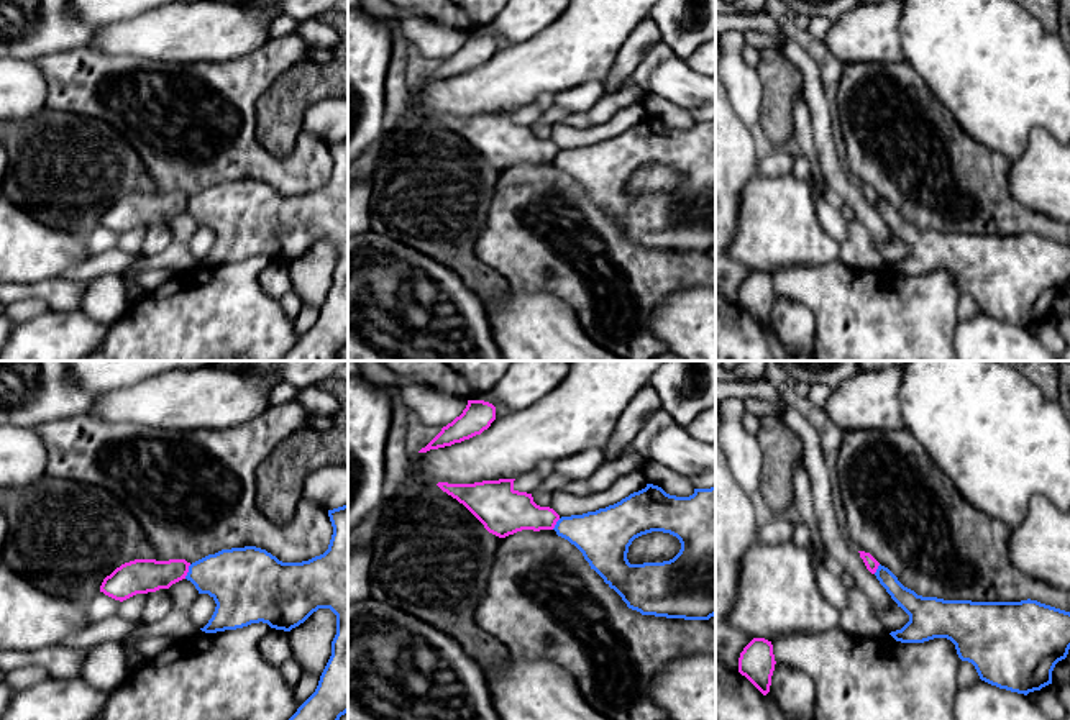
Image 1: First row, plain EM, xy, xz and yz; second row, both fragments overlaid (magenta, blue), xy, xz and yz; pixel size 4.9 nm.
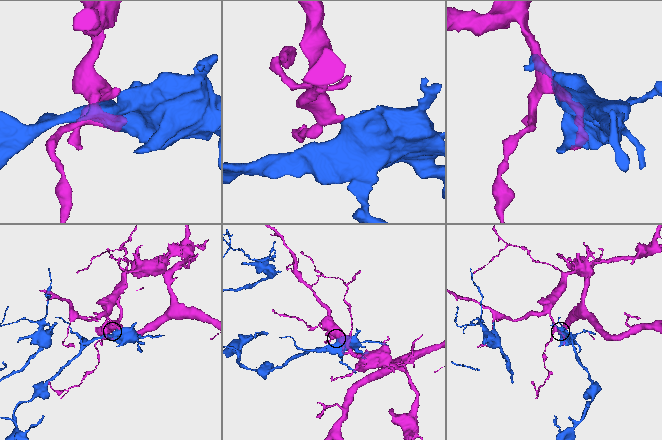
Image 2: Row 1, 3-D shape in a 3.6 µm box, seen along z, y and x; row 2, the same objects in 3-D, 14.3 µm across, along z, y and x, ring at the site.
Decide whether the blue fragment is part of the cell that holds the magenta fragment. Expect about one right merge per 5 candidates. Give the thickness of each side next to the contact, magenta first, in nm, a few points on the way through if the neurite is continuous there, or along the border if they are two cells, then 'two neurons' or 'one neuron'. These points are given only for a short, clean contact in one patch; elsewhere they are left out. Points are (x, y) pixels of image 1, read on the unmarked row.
170/300 nm | along xy (191, 197), (184, 210) | two neurons

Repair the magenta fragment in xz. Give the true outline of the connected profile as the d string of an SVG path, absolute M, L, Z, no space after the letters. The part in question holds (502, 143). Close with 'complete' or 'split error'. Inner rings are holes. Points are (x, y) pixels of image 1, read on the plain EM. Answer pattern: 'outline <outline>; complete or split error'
outline M514 113L438 115L437 118L463 136L489 166L499 171L522 162L553 162L560 148L550 139L537 138L532 126L515 123Z; complete

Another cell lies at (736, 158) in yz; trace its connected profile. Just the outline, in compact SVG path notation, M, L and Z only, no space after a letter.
M716 44L716 292L738 303L738 290L753 272L729 254L737 233L745 185L757 174L755 141L734 112L722 85L720 48Z

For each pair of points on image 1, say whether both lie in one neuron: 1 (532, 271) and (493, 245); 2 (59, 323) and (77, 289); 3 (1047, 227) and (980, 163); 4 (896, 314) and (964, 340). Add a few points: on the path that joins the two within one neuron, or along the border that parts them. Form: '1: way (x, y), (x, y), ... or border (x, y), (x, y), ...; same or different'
1: way (522, 261), (502, 245); same
2: border (77, 307), (51, 310); different
3: way (1026, 220), (1021, 220), (985, 184); same
4: border (962, 318), (952, 343); different

